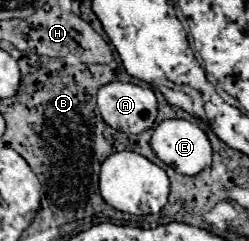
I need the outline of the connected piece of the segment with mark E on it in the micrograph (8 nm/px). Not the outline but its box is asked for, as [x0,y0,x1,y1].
[150,119,212,175]

